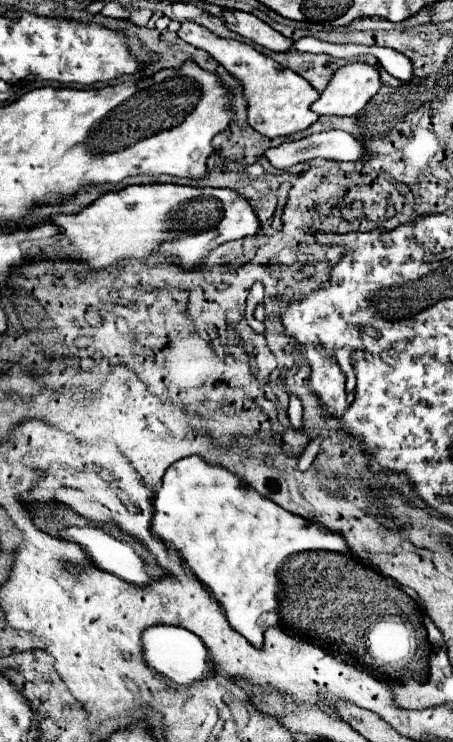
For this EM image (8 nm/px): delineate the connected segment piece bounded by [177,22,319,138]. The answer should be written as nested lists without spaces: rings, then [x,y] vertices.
[[[183,22],[177,36],[187,44],[209,52],[235,80],[241,82],[243,96],[247,100],[247,122],[259,134],[269,138],[289,136],[299,130],[305,130],[319,118],[309,110],[309,106],[319,98],[319,92],[295,72],[283,68],[269,56],[257,52],[251,44],[231,40],[231,38],[221,38],[209,28],[195,22]]]

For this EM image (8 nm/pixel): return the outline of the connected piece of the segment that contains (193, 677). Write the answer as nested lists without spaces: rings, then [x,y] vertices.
[[[155,626],[143,632],[143,652],[147,664],[161,676],[177,682],[177,684],[191,684],[203,680],[213,674],[209,654],[205,644],[185,628],[179,626]]]

